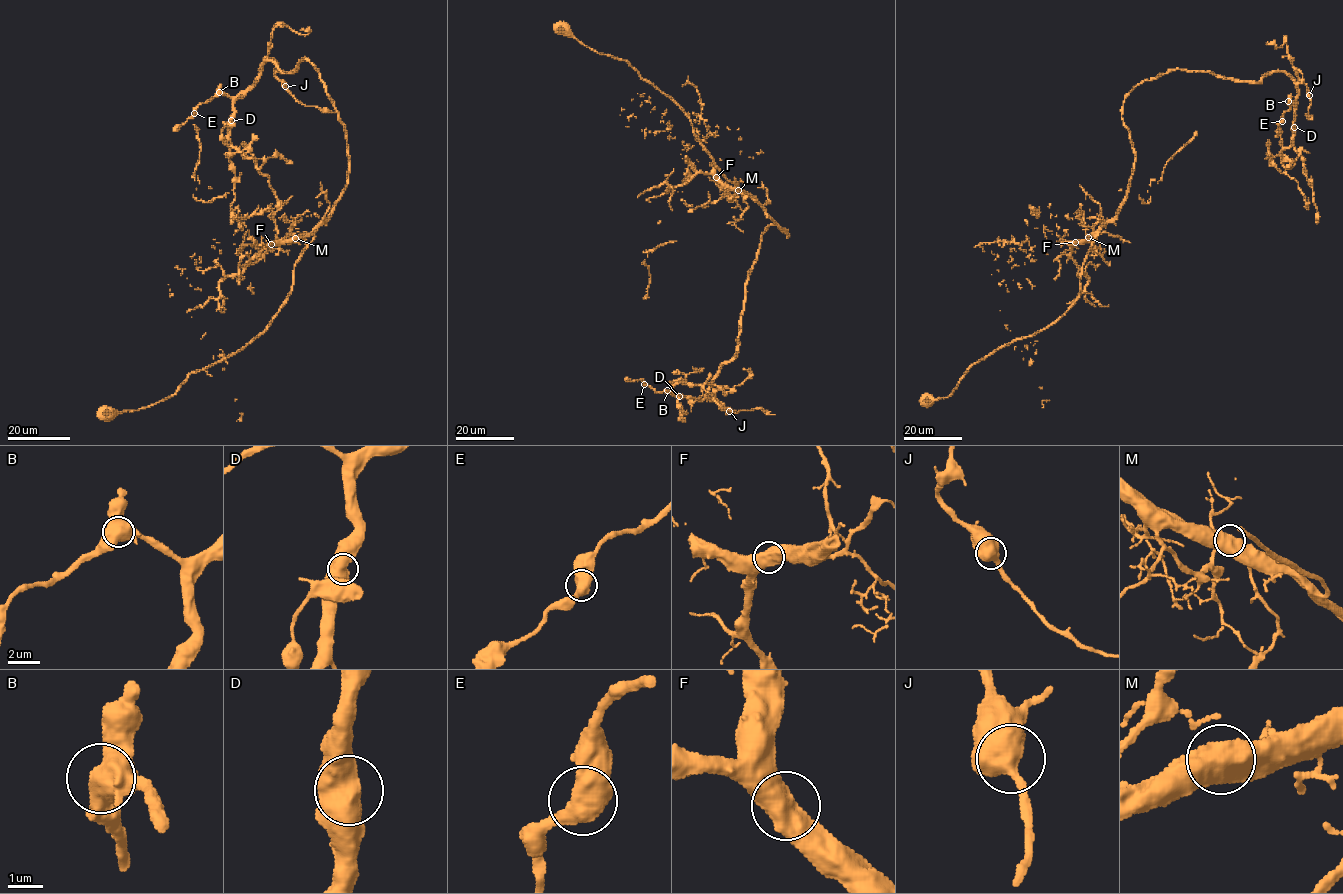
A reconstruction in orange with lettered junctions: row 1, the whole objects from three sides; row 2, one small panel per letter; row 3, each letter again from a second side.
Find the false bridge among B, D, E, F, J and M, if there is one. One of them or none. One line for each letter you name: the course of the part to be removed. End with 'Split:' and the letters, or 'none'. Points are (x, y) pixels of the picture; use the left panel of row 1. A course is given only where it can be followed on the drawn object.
Split: none

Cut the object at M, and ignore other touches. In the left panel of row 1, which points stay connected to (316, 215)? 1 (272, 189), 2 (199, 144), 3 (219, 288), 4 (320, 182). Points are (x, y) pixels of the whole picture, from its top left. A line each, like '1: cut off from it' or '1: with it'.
1: cut off from it
2: with it
3: cut off from it
4: with it

